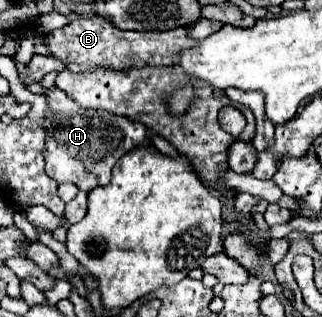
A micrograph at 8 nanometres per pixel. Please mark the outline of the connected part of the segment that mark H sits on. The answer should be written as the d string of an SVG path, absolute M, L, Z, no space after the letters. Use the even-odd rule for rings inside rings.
M44 89L42 95L48 99L48 113L46 113L46 129L48 129L48 151L46 155L46 173L56 179L58 183L74 183L80 191L92 191L96 187L104 187L110 183L110 171L114 167L114 163L126 155L128 151L136 149L136 147L148 147L152 145L150 137L148 137L148 129L140 123L128 121L124 117L116 117L112 113L100 113L94 109L82 109L80 105L76 105L76 101L72 101L64 91L60 89Z

